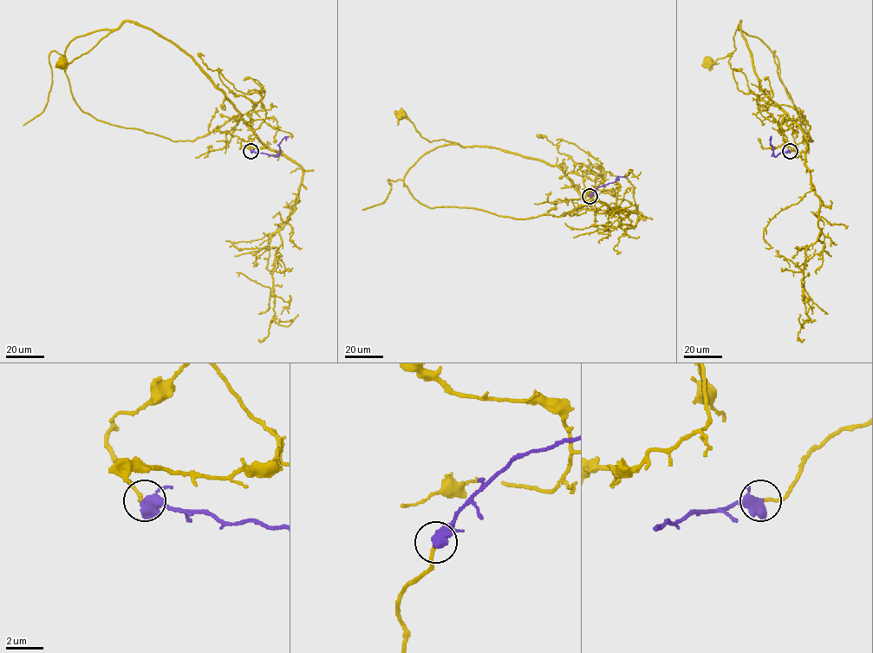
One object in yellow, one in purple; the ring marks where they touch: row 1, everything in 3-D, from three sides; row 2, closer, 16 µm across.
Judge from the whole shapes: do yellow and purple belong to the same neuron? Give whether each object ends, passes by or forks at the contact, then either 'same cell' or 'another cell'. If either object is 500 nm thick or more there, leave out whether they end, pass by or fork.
yellow ends; purple passes by; same cell

